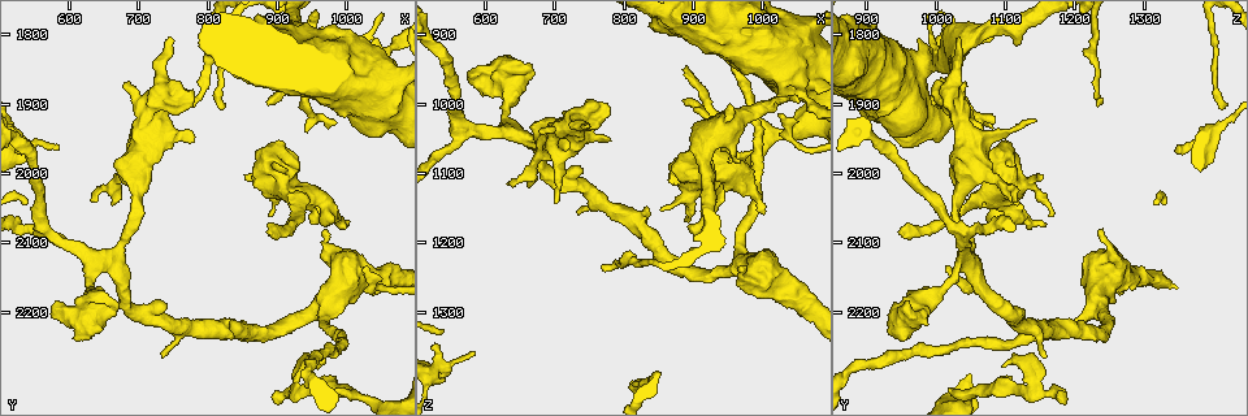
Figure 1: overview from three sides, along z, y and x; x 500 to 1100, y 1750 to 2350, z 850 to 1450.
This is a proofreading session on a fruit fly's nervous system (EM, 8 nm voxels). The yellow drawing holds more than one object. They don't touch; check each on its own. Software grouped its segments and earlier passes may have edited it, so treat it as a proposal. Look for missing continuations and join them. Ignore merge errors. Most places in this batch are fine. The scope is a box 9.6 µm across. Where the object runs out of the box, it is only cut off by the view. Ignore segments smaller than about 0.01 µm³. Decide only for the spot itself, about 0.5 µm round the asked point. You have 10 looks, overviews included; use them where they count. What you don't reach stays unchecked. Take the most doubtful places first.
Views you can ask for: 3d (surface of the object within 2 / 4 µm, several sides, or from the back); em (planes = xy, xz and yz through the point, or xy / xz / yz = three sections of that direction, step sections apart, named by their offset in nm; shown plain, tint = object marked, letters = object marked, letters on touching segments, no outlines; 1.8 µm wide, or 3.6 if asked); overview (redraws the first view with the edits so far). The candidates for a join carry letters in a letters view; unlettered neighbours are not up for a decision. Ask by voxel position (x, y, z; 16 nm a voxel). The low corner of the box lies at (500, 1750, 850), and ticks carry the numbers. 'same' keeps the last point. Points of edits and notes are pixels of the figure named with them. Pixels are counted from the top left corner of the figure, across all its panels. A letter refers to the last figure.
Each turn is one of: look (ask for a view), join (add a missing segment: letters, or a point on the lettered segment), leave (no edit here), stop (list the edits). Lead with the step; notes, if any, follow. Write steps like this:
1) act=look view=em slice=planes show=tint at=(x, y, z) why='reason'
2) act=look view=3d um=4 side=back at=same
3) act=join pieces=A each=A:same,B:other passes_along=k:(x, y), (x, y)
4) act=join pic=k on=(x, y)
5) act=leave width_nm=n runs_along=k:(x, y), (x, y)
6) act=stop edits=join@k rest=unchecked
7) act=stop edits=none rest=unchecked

act=look view=em slice=planes show=letters at=(885, 2085, 950) why='branch stops here'

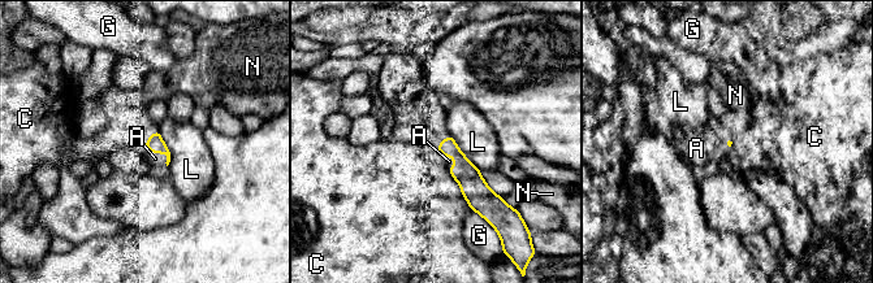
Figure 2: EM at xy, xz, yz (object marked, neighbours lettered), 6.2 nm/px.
act=join pieces=A each=A:same,C:other,G:other,L:other,N:other found='it goes on there'

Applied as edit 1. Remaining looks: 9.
act=look view=overview

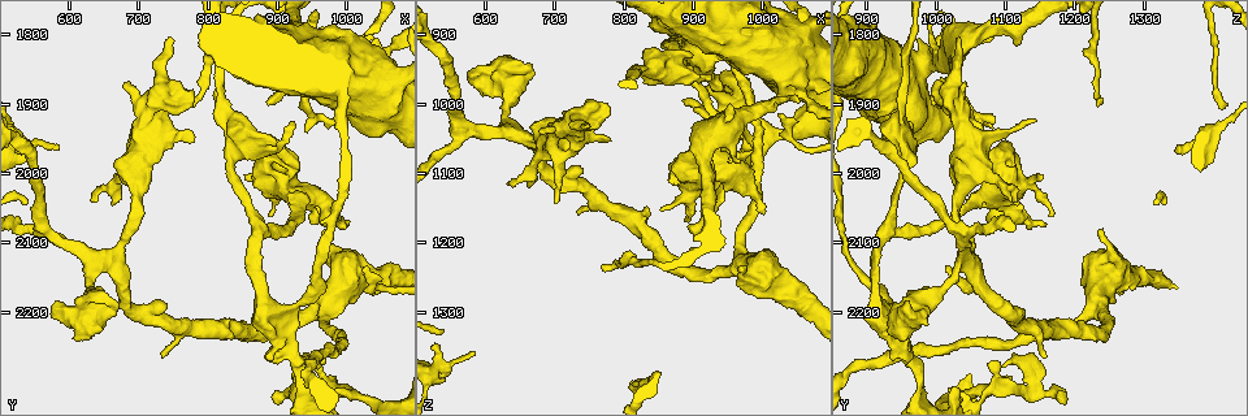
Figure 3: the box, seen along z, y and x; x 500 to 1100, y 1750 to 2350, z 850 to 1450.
act=look view=em slice=planes show=plain at=(1000, 2075, 1160) why='branch stops here'

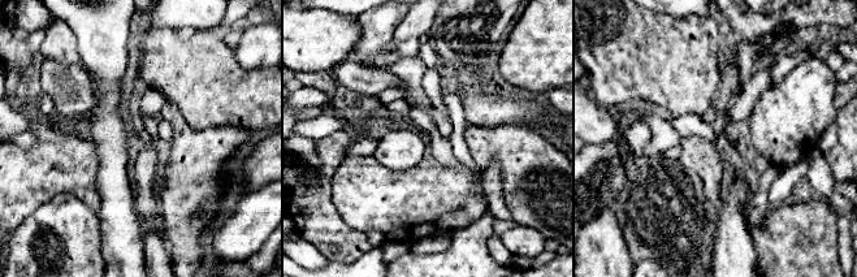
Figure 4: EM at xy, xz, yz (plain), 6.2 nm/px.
act=look view=em slice=planes show=letters at=same

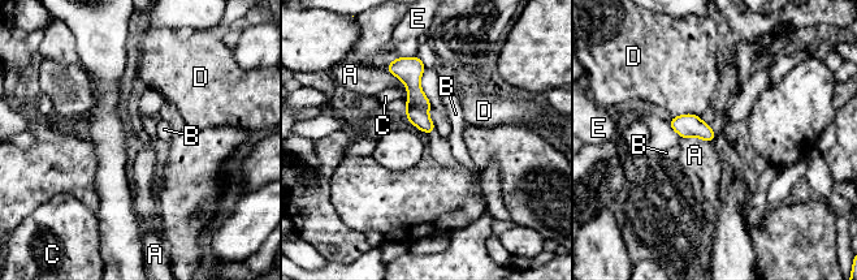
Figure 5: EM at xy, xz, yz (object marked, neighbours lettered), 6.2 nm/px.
act=leave each=A:other,B:other,C:other,D:other,E:other border=5:(385, 69), (405, 85), (406, 103) found='no lettered segment goes on from it'

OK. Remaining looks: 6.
act=look view=em slice=planes show=letters at=(745, 1800, 1040) why='branch stops here'

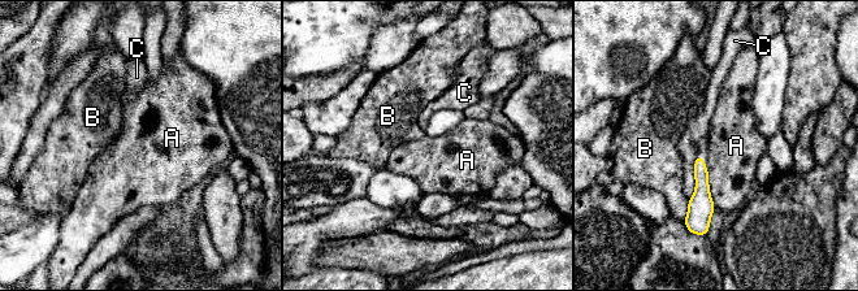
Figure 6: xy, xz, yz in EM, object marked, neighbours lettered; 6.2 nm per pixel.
act=leave each=A:other,B:other,C:other border=6:(706, 166), (710, 196), (715, 207) found='no lettered segment goes on from it'

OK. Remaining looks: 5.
act=stop edits=join@2 rest=unchecked

